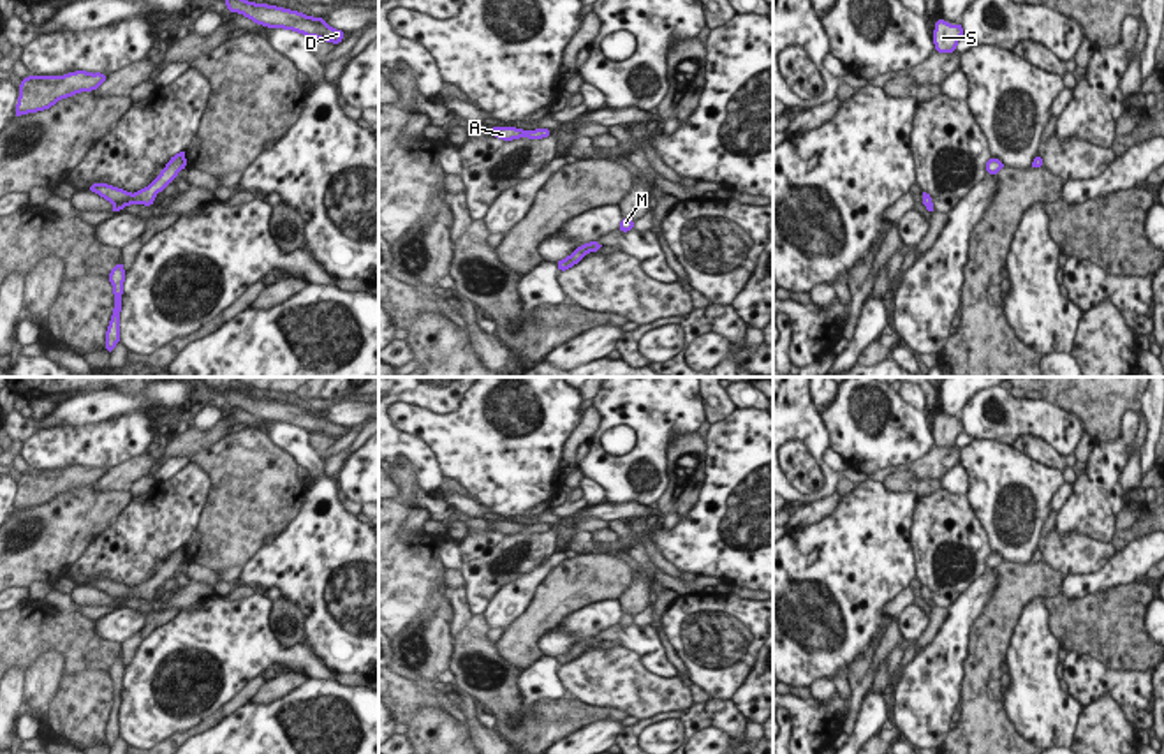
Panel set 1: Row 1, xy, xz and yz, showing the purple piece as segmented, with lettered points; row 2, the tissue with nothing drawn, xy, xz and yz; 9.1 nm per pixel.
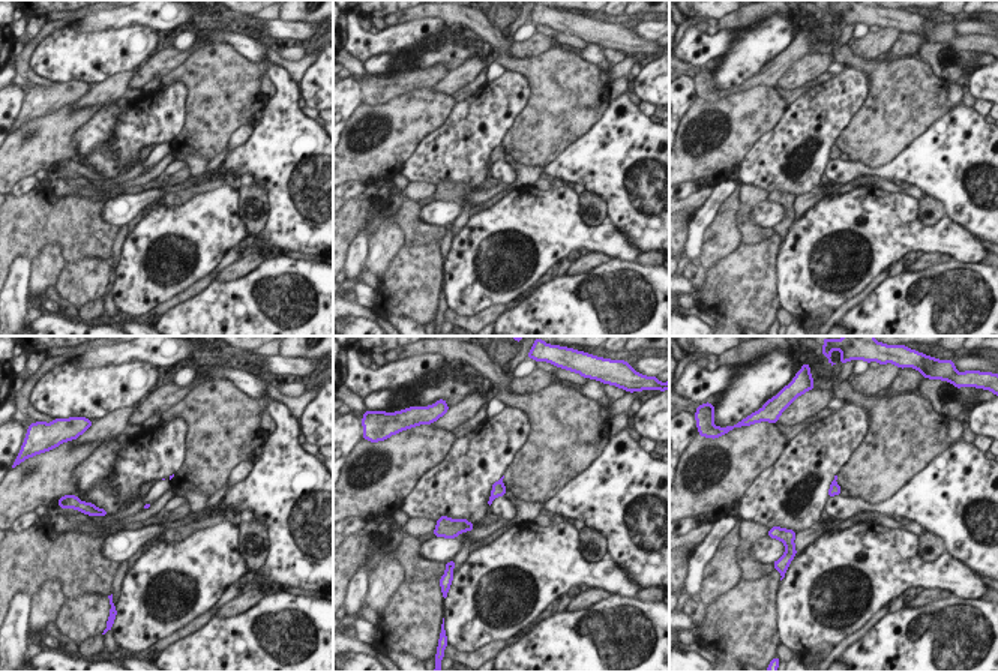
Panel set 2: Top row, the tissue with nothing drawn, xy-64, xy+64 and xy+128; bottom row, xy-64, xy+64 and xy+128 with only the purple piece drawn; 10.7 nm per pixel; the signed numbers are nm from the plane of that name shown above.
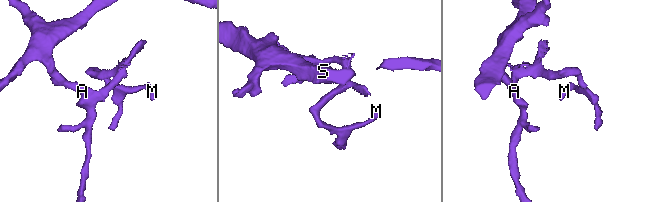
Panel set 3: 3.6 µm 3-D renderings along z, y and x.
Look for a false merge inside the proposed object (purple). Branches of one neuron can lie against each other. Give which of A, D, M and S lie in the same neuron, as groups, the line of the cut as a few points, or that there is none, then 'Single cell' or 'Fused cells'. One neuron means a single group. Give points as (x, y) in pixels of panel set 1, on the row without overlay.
Groups: A D M S. No split. Single cell

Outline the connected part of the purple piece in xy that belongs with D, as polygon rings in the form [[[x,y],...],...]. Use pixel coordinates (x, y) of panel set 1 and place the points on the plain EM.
[[[232,382],[227,388],[225,400],[229,407],[239,407],[257,419],[294,425],[308,433],[317,432],[333,439],[340,439],[345,430],[345,426],[331,423],[322,412],[312,412],[276,400],[254,398],[239,393]]]

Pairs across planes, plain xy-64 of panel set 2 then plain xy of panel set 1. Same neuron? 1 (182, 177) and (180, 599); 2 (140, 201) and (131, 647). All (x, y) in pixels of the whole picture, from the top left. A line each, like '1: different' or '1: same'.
1: same
2: different

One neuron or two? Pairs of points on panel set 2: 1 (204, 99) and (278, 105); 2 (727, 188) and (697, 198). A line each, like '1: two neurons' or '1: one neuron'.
1: two neurons
2: two neurons

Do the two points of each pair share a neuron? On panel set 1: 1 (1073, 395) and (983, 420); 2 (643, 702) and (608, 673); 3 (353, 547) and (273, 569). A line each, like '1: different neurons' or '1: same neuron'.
1: different neurons
2: same neuron
3: same neuron

